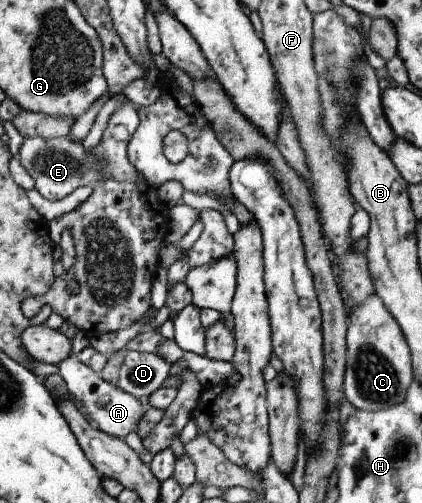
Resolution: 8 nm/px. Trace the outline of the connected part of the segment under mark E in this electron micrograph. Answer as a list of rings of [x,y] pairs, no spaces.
[[[129,101],[129,103],[112,115],[102,140],[91,151],[84,148],[82,141],[75,141],[70,137],[55,139],[30,137],[24,139],[18,158],[32,178],[35,179],[36,188],[47,199],[53,201],[64,200],[80,187],[92,184],[98,185],[100,181],[105,181],[106,179],[133,183],[150,183],[148,177],[143,172],[140,172],[140,169],[132,162],[129,154],[132,136],[129,136],[126,140],[118,140],[114,136],[116,128],[118,130],[128,130],[131,134],[135,134],[140,125],[139,108]]]

